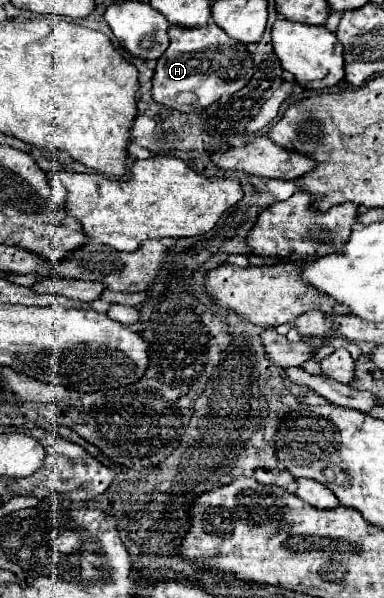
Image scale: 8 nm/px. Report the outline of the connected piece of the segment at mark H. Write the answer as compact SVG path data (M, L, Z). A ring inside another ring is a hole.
M209 22L203 28L179 28L171 26L169 48L157 60L153 76L153 100L179 110L179 112L199 112L225 94L235 94L253 76L253 60L245 44L229 38L219 26Z

